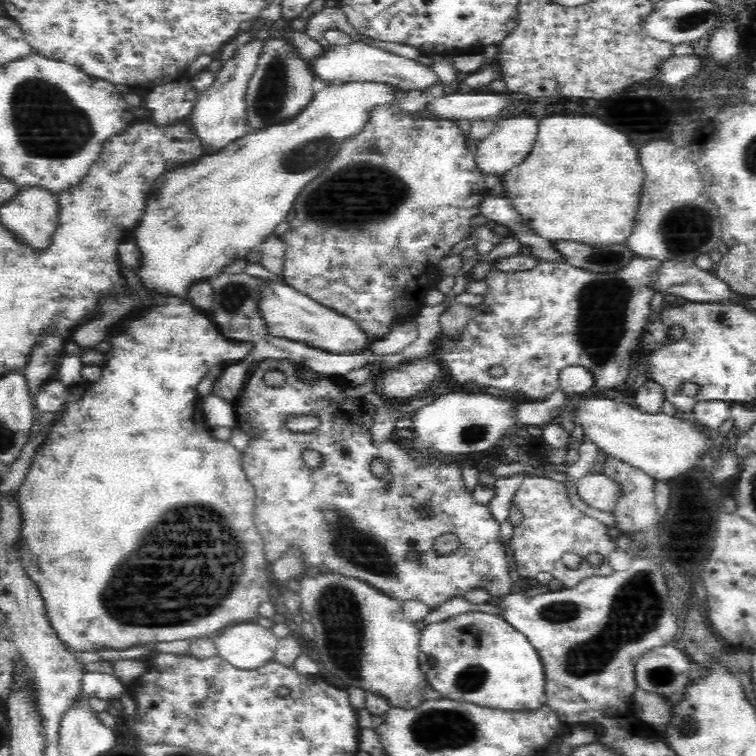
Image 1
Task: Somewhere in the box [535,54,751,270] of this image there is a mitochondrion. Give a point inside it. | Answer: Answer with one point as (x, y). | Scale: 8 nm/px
(687, 227)

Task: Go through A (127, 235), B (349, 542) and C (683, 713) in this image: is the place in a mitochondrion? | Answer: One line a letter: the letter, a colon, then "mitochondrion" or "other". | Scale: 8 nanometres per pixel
A: other
B: mitochondrion
C: other

